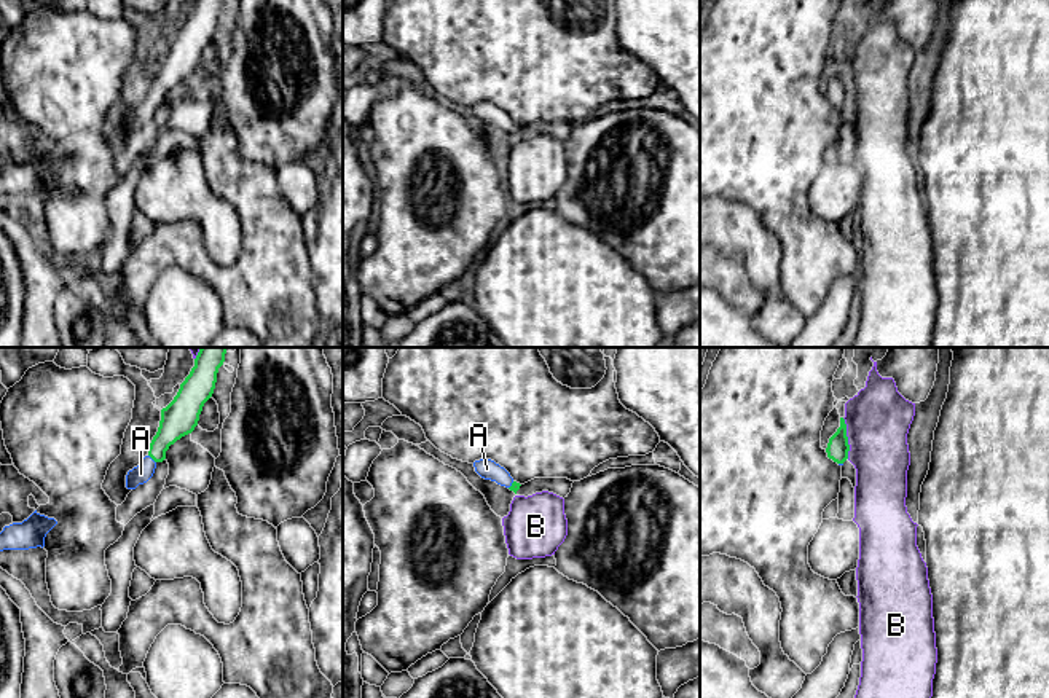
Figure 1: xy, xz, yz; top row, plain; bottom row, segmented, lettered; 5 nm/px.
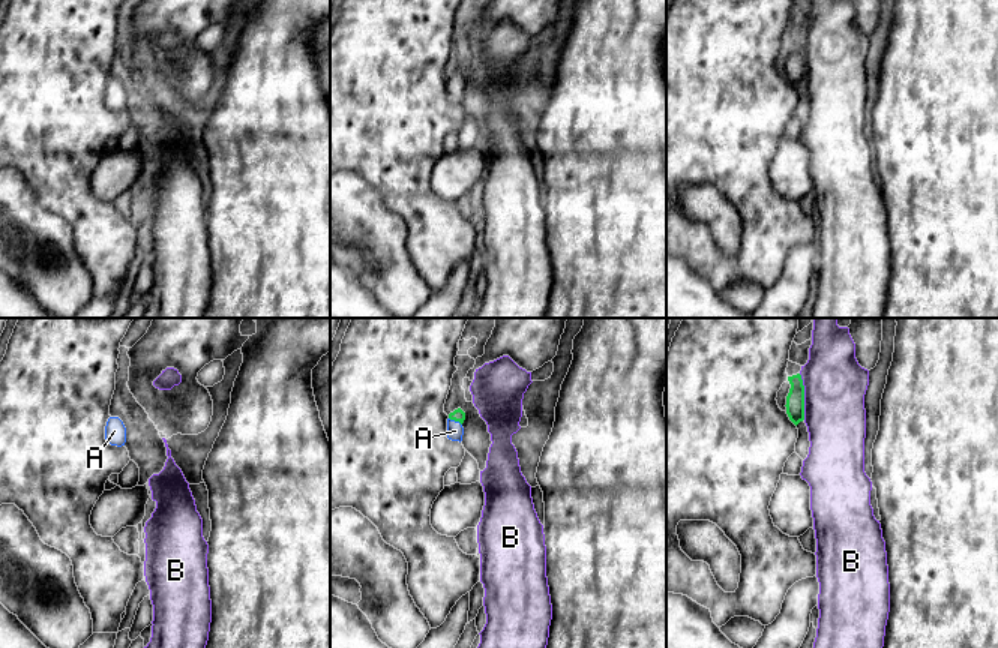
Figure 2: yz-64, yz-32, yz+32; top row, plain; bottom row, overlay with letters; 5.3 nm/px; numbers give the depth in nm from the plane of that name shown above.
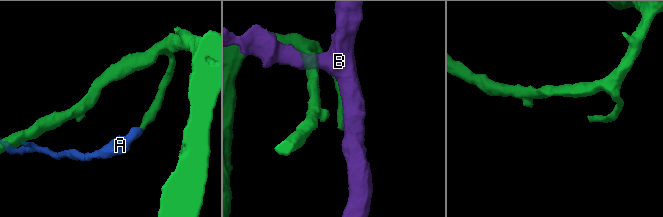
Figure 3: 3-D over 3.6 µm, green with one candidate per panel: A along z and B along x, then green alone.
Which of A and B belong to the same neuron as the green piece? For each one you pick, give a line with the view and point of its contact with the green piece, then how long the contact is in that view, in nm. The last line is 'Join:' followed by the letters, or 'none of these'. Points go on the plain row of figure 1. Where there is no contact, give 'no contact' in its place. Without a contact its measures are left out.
A: xy (152, 101) | 60 nm
Join: A

